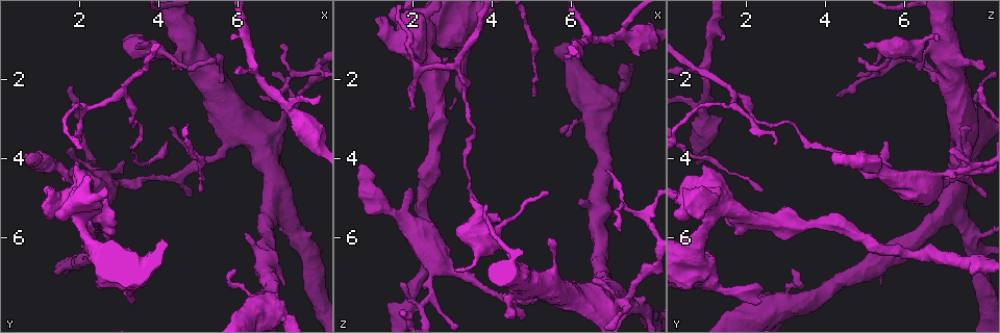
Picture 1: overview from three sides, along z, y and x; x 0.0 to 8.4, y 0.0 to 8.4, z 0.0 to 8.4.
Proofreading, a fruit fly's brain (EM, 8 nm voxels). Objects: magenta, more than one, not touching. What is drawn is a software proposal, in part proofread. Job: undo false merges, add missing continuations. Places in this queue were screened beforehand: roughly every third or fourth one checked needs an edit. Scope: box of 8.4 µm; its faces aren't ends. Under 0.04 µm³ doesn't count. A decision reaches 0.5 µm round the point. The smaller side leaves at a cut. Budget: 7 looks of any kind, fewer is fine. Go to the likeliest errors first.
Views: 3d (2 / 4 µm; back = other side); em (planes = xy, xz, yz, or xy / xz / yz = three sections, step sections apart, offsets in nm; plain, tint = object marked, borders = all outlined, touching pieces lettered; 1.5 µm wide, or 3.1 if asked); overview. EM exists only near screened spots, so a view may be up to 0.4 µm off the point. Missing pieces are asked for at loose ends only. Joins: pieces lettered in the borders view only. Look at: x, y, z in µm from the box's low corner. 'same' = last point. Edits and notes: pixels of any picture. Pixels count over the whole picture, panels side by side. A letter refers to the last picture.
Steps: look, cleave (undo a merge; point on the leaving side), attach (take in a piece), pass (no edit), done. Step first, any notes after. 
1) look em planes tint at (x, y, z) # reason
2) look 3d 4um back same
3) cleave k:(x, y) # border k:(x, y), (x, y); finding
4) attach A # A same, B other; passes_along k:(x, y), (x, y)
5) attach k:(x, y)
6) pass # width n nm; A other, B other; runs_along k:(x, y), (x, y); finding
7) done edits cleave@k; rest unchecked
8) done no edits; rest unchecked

look em planes borders at (1.85, 3.65, 2.80) # tapers out

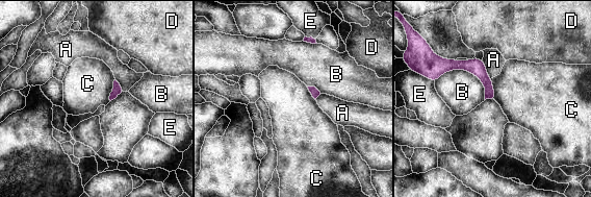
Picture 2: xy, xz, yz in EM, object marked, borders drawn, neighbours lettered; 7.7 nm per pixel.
pass # A other, B other, C other, D other, E other; runs_along 2:(447, 68), (471, 66), (491, 94); none of them fits

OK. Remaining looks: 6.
look em xz step 4 plain at (3.25, 2.45, 1.80) # a fork

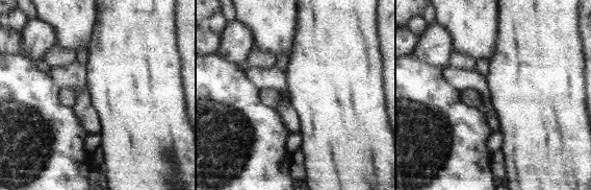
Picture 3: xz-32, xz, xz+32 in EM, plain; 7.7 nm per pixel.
look em xz step 4 borders same # what lies round it

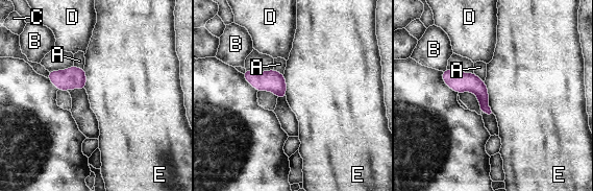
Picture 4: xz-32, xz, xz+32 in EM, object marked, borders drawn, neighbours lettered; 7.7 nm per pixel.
pass # A other, B other, C other, D other, E other; runs_along 4:(444, 73), (469, 81), (488, 111); all the same neuron

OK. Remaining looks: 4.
look em planes plain at (0.75, 3.95, 4.15) # stops while still wide

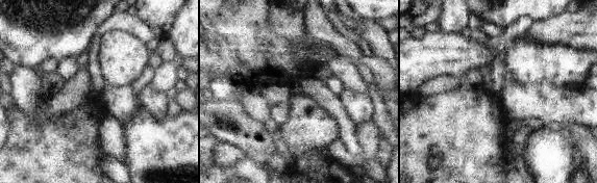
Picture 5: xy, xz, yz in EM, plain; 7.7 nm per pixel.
look em planes borders same # see the neighbours

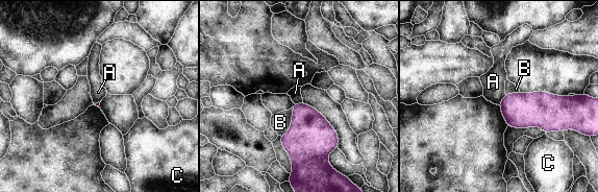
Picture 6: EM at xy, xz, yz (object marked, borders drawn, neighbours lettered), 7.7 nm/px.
pass # A other, B other, C other; border 6:(505, 94), (498, 104); no lettered piece goes on from it

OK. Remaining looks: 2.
done no edits; rest unchecked

